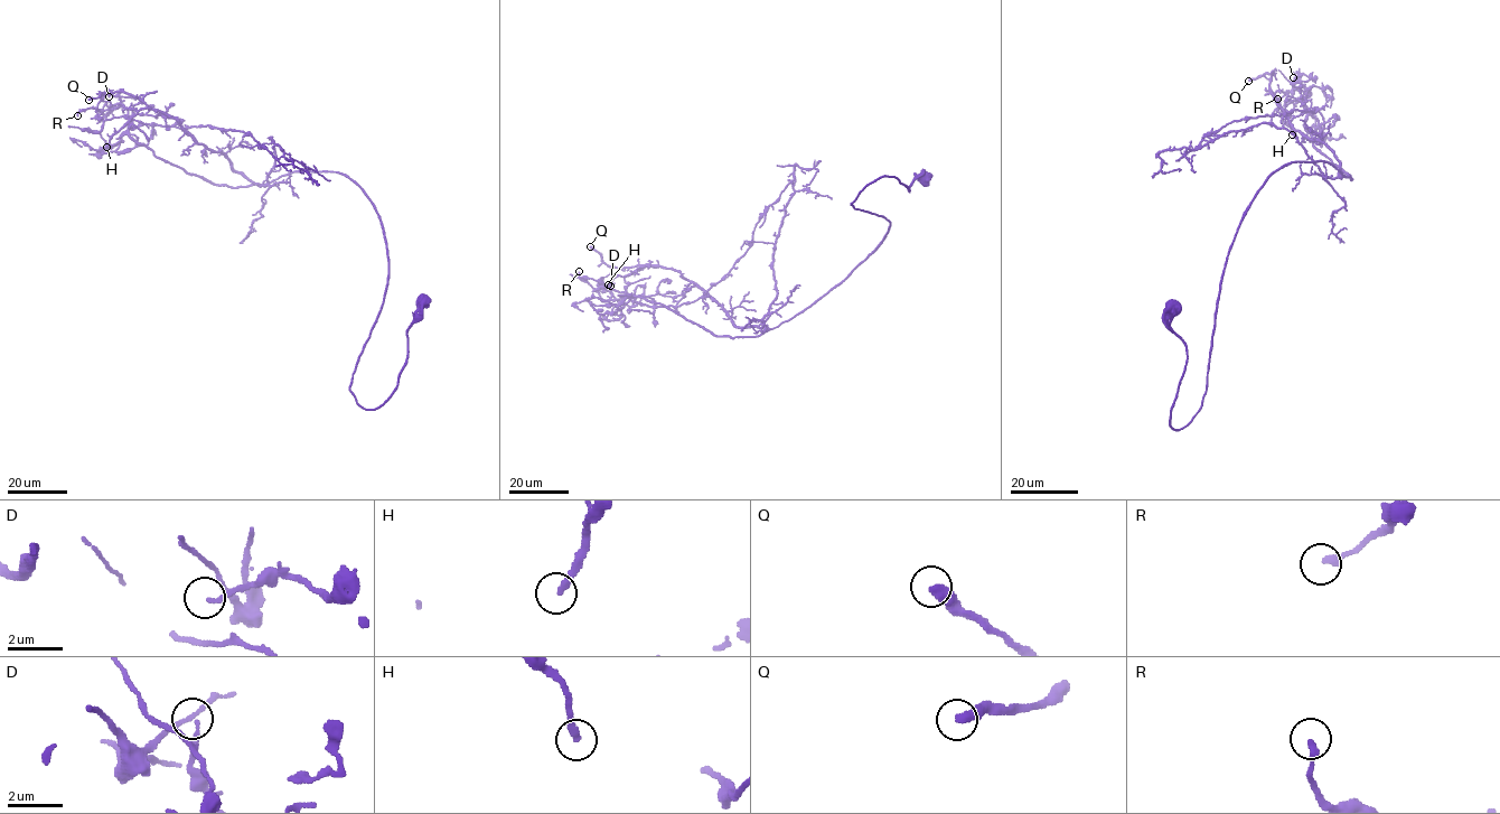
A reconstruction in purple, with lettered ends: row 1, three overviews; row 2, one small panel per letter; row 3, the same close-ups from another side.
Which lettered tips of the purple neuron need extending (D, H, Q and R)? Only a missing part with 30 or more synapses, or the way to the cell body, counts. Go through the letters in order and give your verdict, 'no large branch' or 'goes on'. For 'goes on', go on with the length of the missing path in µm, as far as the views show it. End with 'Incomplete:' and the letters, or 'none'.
D: no large branch
H: no large branch
Q: goes on; missing 40 µm
R: no large branch
Incomplete: Q

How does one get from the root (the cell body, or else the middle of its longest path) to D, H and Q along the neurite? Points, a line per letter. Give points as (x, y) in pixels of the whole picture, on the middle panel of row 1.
D: (922, 178), (859, 194), (883, 239), (772, 328), (693, 282), (630, 306), (610, 286)
H: (922, 178), (859, 194), (890, 222), (883, 239), (772, 328), (738, 327), (675, 269), (608, 284)
Q: (922, 178), (859, 194), (890, 222), (883, 239), (772, 328), (738, 327), (675, 269), (610, 267), (590, 246)

